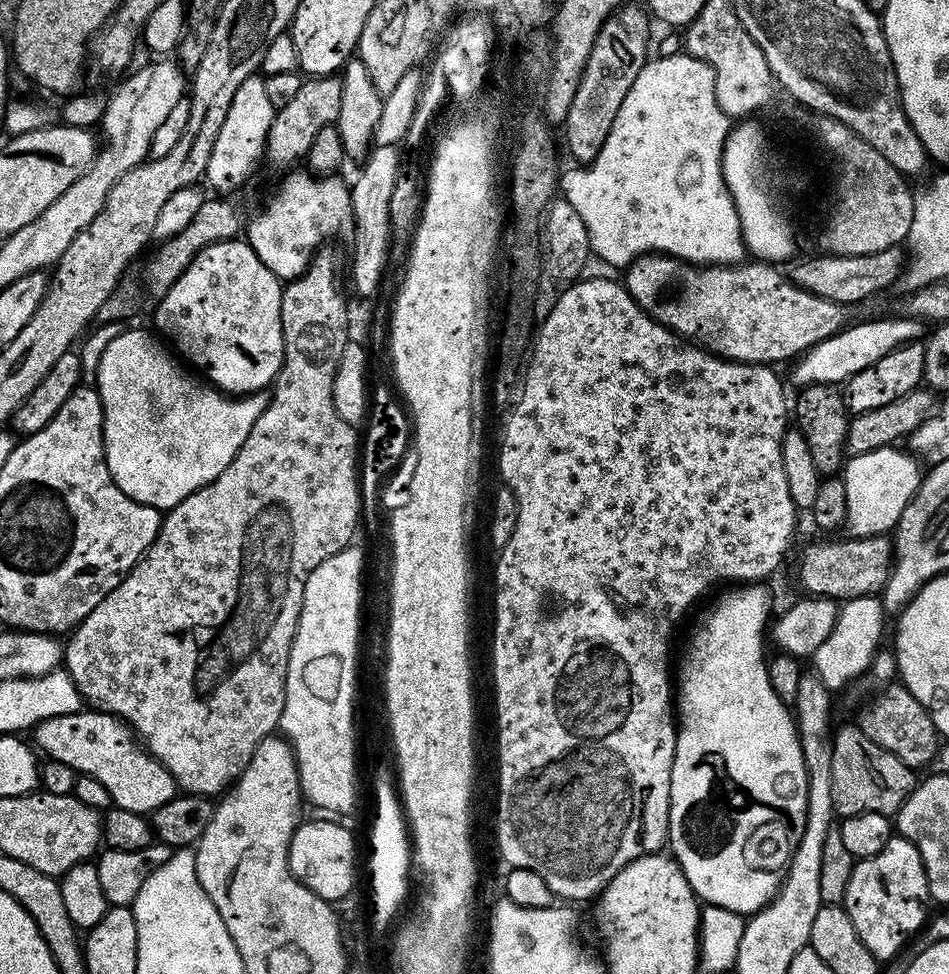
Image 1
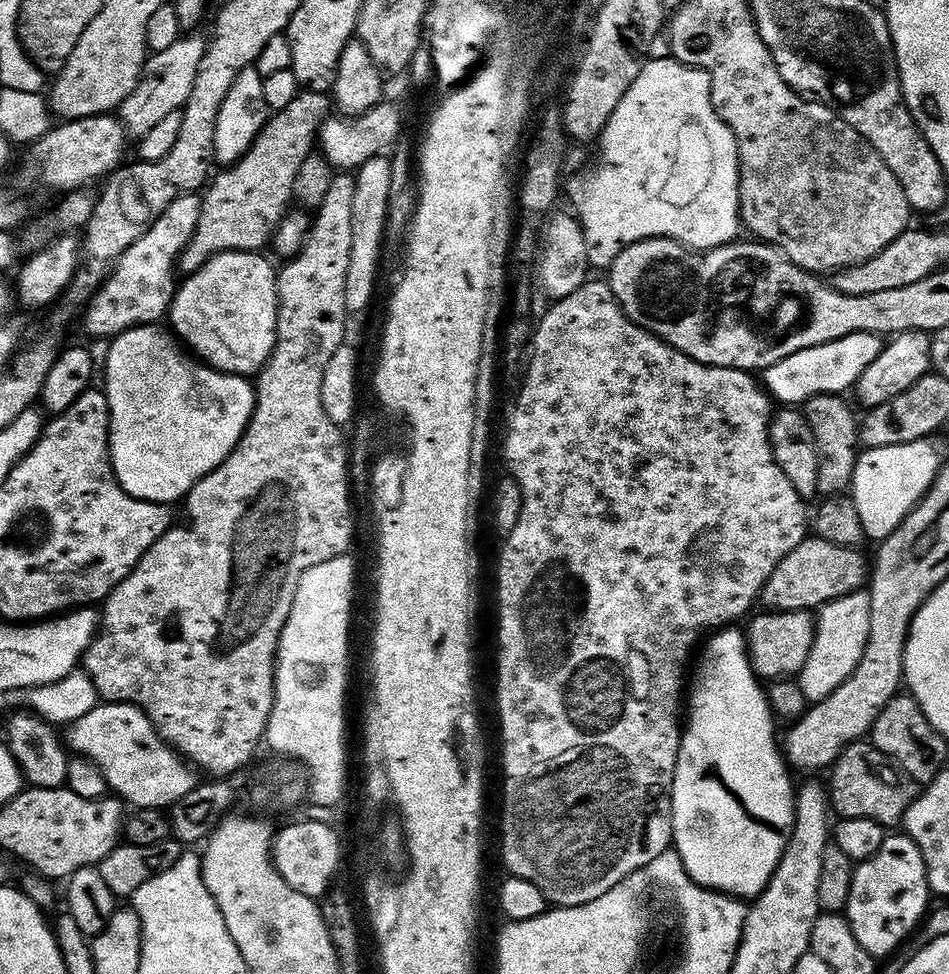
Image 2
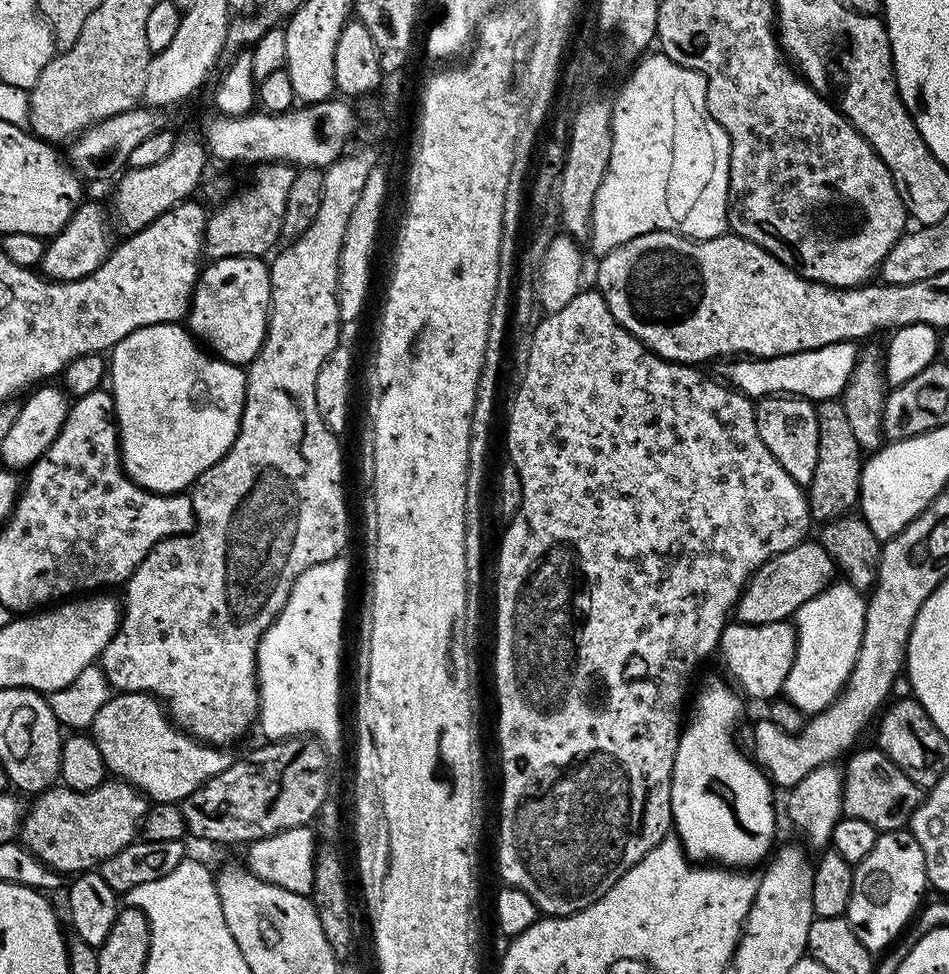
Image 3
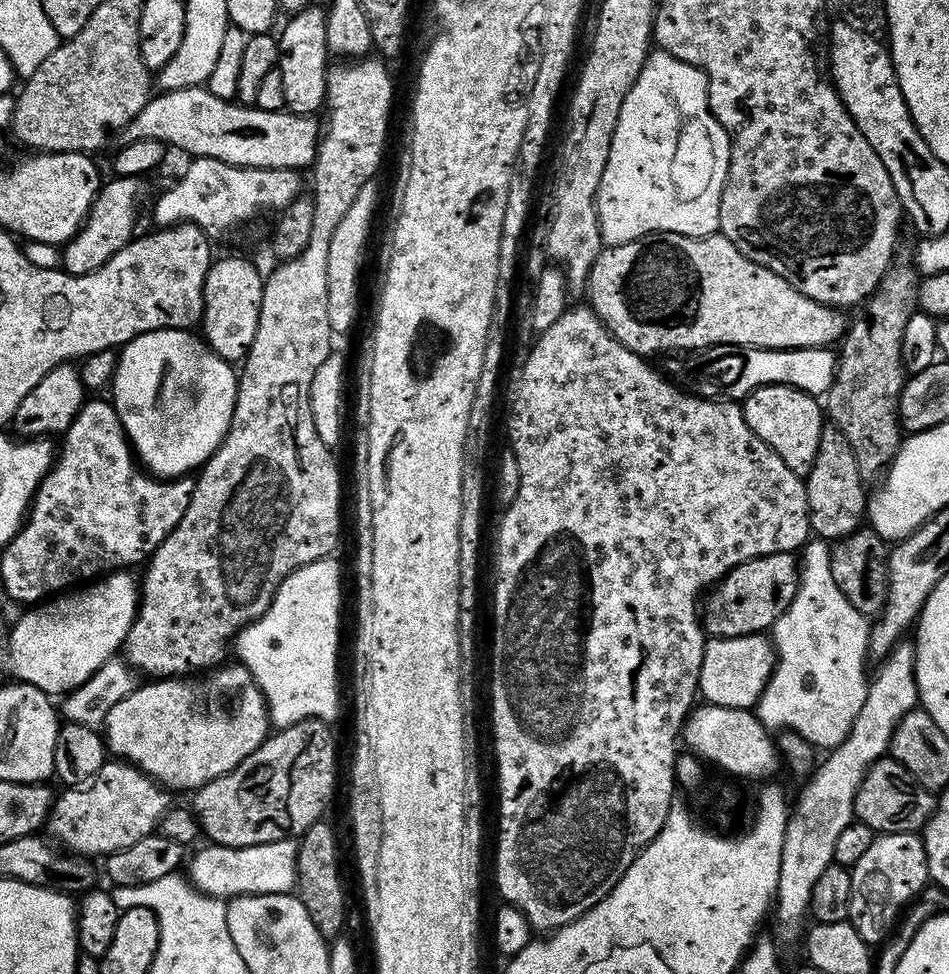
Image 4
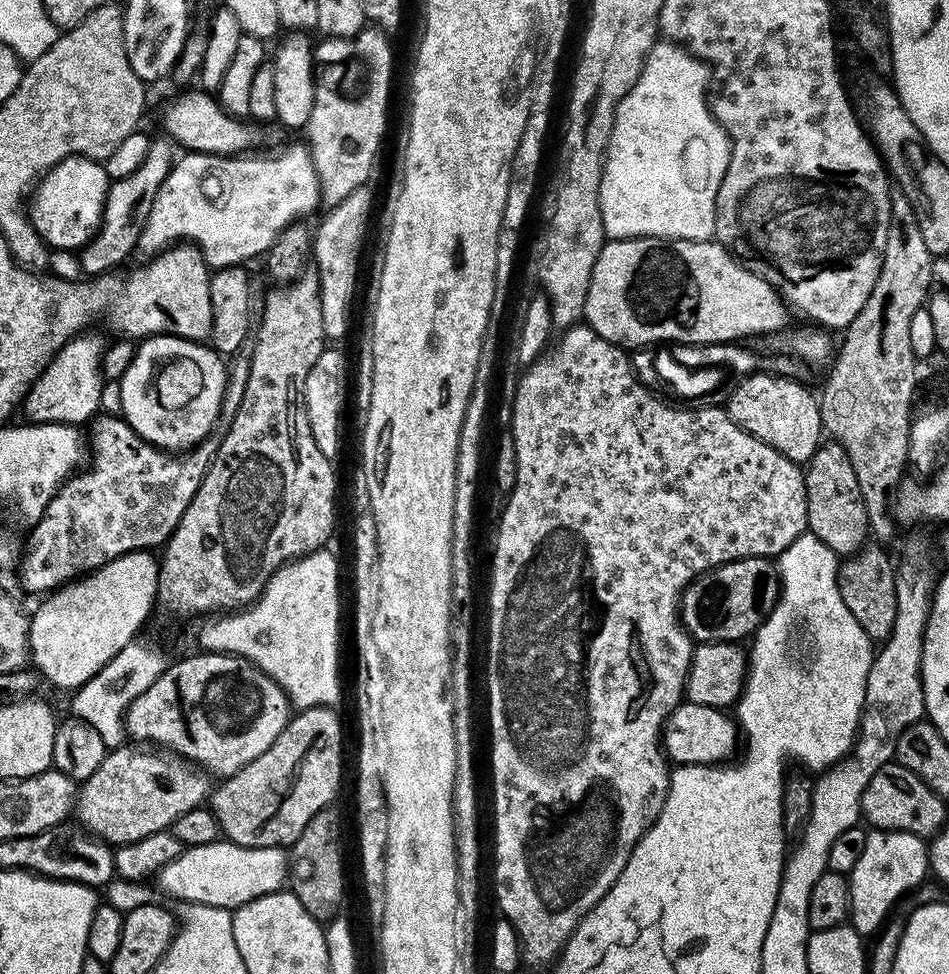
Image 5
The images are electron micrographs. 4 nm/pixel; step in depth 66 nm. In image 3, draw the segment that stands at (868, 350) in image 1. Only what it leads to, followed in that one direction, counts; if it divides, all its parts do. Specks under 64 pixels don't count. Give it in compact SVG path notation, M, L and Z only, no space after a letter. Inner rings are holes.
M848 341L790 355L724 358L717 363L715 375L729 387L754 400L772 395L789 395L819 402L837 399L843 393L859 360L859 353L857 343Z

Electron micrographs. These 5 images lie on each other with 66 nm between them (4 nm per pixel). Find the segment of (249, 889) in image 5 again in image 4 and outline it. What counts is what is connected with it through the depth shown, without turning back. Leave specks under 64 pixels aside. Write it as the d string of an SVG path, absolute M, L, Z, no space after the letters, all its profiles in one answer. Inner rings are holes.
M295 839L279 840L262 846L245 848L221 848L207 846L186 864L187 879L201 892L217 898L234 896L261 896L262 894L291 893L296 885L296 856L298 844Z

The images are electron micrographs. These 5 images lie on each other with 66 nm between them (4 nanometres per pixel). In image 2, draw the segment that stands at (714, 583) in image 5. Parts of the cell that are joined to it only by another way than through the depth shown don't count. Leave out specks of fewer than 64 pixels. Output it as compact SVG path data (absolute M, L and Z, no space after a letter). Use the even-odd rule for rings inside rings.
M815 534L805 535L804 540L798 542L798 546L794 546L794 550L790 550L790 554L786 554L782 562L778 562L778 566L774 566L770 578L766 578L762 593L763 607L778 612L816 610L822 604L829 604L831 600L837 600L851 592L861 591L870 576L870 560L869 557L867 560L860 551L861 549L856 546L826 542L826 538Z

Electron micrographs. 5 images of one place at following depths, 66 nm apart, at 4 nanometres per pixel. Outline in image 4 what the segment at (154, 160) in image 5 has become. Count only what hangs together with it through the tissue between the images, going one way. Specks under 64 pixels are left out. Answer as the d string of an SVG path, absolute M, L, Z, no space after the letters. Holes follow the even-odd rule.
M116 176L96 193L88 215L84 217L84 225L62 248L62 268L69 276L81 276L98 270L98 266L110 262L110 258L114 258L122 246L134 239L137 231L136 191L140 188L140 182L140 176Z

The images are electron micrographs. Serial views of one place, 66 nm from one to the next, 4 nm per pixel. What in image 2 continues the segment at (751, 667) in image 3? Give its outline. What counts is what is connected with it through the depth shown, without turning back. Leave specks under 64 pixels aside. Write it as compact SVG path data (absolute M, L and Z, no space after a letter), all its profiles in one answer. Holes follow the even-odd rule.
M764 610L761 613L761 616L753 615L747 621L748 628L746 627L746 647L753 670L757 677L768 682L777 678L795 677L806 662L806 654L810 654L810 646L816 641L816 622L813 613L808 610Z

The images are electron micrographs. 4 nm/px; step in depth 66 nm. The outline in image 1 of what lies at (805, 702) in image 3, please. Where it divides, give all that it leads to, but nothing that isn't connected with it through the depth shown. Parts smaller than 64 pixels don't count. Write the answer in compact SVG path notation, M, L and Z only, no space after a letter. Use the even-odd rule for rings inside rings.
M879 595L859 596L840 604L840 613L836 619L834 630L830 630L830 638L818 646L814 657L814 672L826 687L838 690L847 680L860 676L872 667L872 660L881 651L880 639L884 636L884 619L886 613Z

